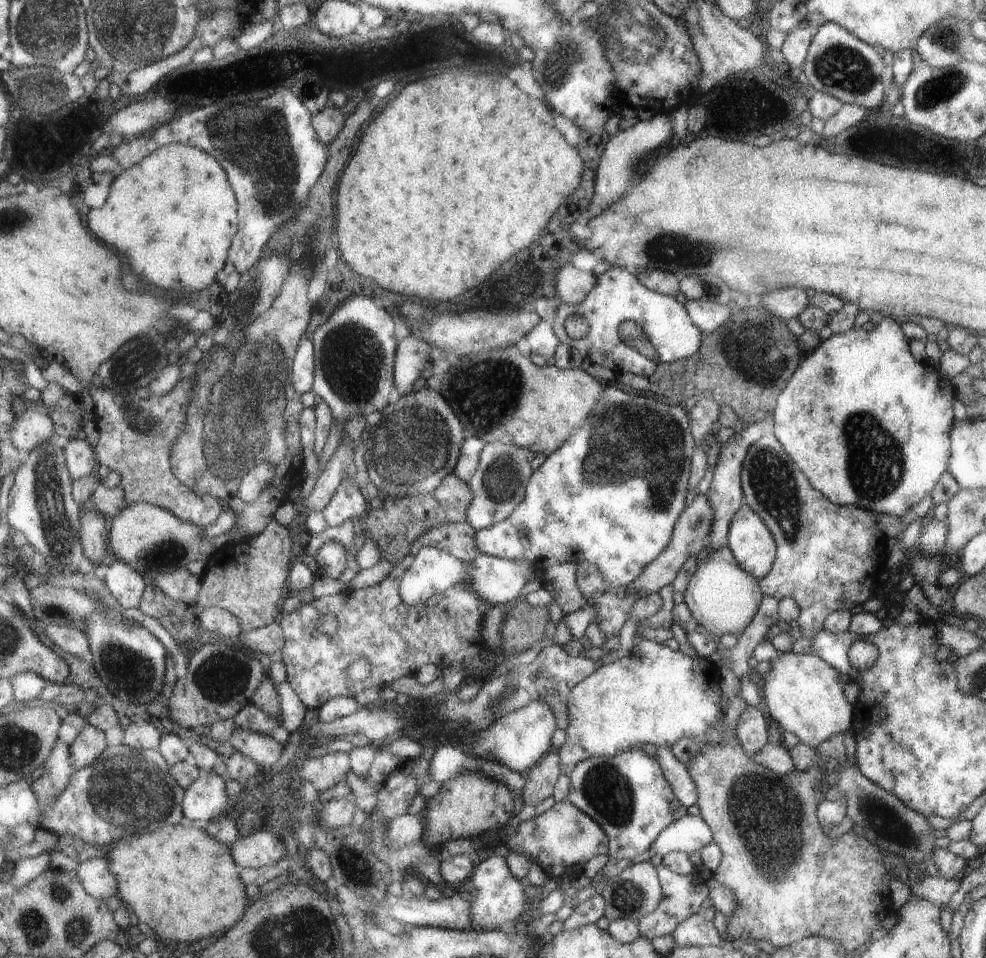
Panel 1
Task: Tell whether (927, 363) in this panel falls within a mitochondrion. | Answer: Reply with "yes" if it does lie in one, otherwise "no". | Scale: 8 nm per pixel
no

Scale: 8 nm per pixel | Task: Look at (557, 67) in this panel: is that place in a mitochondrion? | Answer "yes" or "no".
yes

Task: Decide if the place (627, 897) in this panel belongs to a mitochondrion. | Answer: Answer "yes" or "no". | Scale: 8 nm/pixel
yes

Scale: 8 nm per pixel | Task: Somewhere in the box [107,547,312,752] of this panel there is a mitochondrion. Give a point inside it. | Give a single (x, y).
(224, 676)

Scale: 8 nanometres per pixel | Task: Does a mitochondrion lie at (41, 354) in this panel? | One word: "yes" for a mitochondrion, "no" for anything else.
no

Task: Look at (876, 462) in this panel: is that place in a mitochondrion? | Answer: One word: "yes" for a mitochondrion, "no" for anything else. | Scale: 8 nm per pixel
yes

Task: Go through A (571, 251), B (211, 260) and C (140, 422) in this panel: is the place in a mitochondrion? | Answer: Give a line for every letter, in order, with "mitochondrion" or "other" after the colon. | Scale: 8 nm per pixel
A: other
B: other
C: mitochondrion

